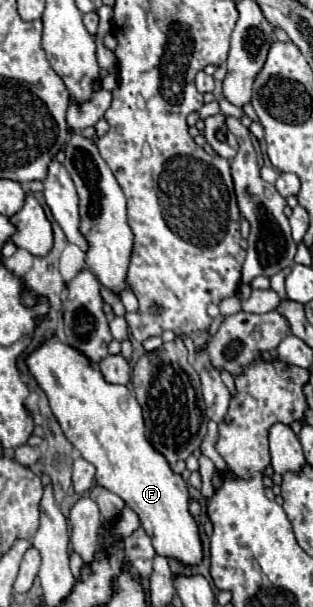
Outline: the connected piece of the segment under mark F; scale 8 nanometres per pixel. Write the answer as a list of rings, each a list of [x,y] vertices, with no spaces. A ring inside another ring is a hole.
[[[56,335],[26,357],[26,367],[46,393],[66,439],[96,467],[96,483],[122,497],[140,517],[140,525],[150,535],[156,555],[176,559],[182,565],[200,565],[204,549],[198,523],[188,511],[188,485],[148,441],[142,409],[134,393],[126,385],[108,383],[82,351],[62,343]]]

